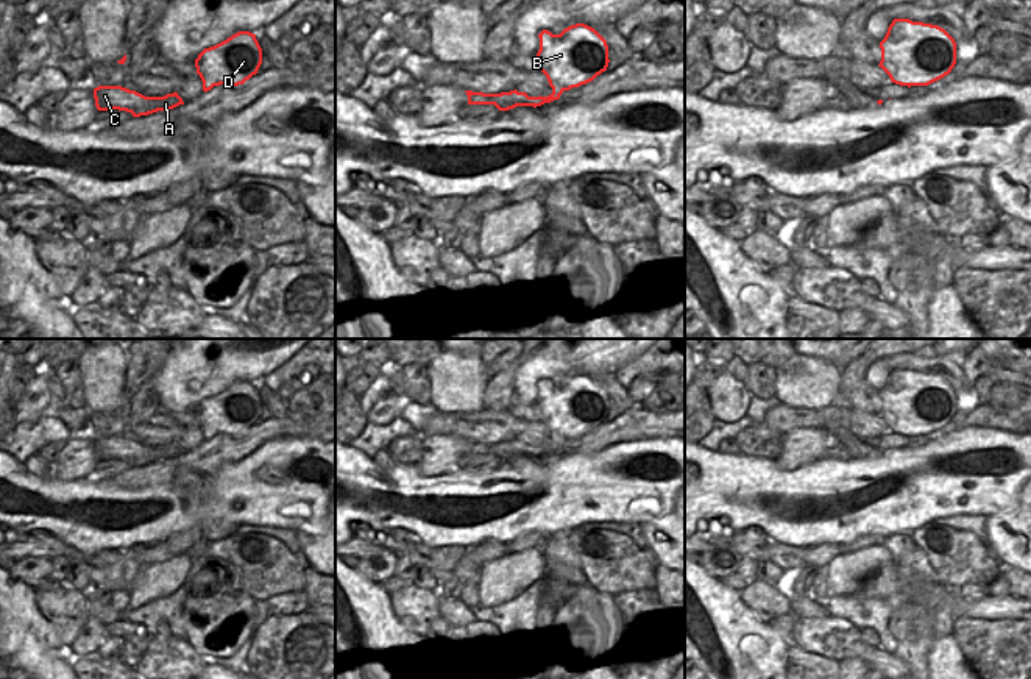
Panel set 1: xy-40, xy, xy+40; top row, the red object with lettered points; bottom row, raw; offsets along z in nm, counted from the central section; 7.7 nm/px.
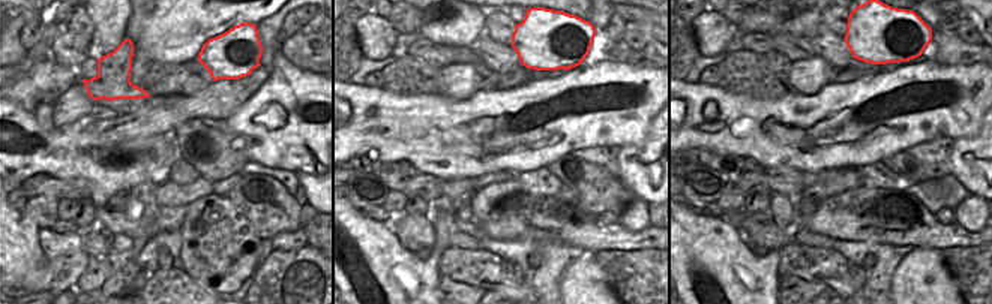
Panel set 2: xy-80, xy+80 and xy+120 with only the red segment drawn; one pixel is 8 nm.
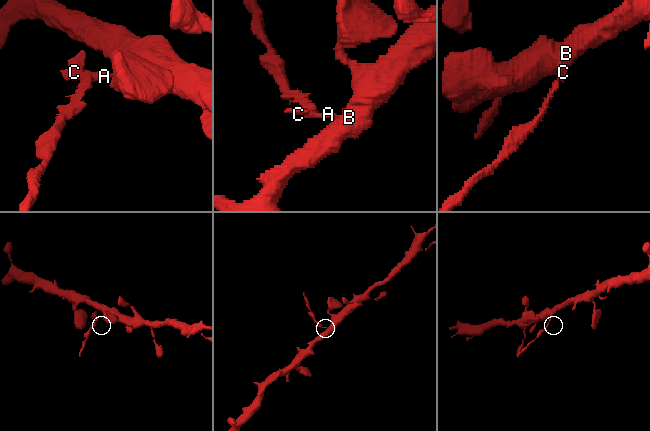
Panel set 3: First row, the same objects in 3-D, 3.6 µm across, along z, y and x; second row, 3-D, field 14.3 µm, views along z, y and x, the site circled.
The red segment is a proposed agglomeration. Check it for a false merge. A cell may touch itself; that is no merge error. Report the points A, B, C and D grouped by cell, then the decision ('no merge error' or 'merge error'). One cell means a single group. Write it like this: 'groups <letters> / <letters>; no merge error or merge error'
groups A C / B D; merge error

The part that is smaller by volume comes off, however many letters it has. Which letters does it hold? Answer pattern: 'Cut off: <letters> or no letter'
Cut off: A, C.

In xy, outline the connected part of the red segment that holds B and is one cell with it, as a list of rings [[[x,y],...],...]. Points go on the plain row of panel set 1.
[[[585,373],[571,375],[560,384],[543,379],[538,387],[540,420],[546,425],[552,443],[558,446],[593,431],[608,417],[607,390]]]

